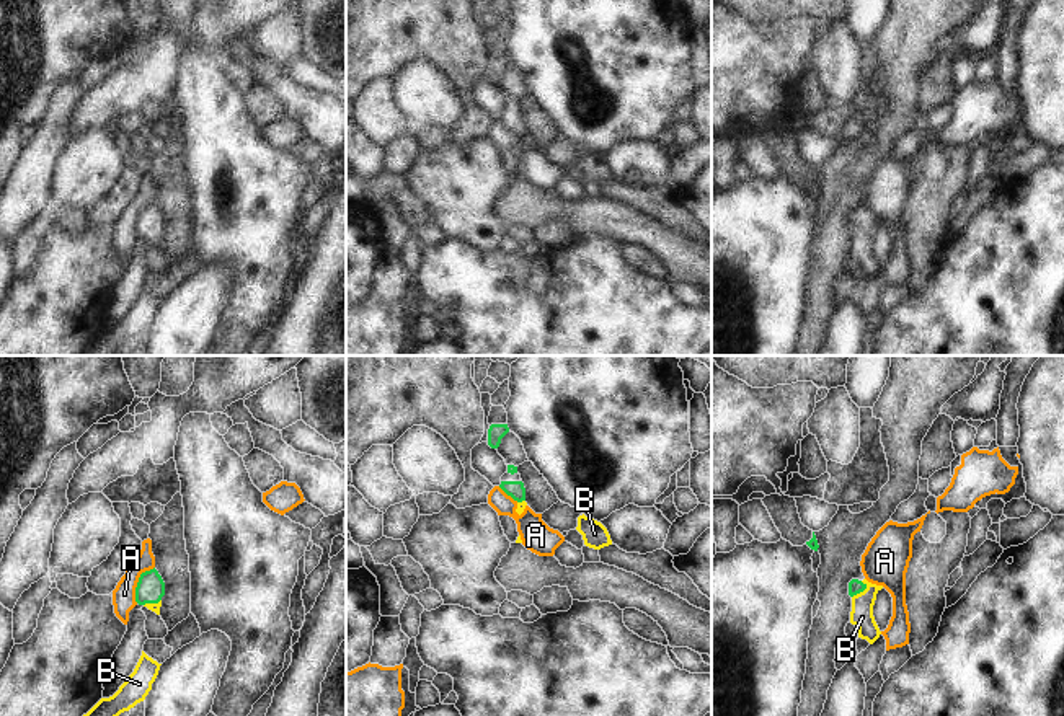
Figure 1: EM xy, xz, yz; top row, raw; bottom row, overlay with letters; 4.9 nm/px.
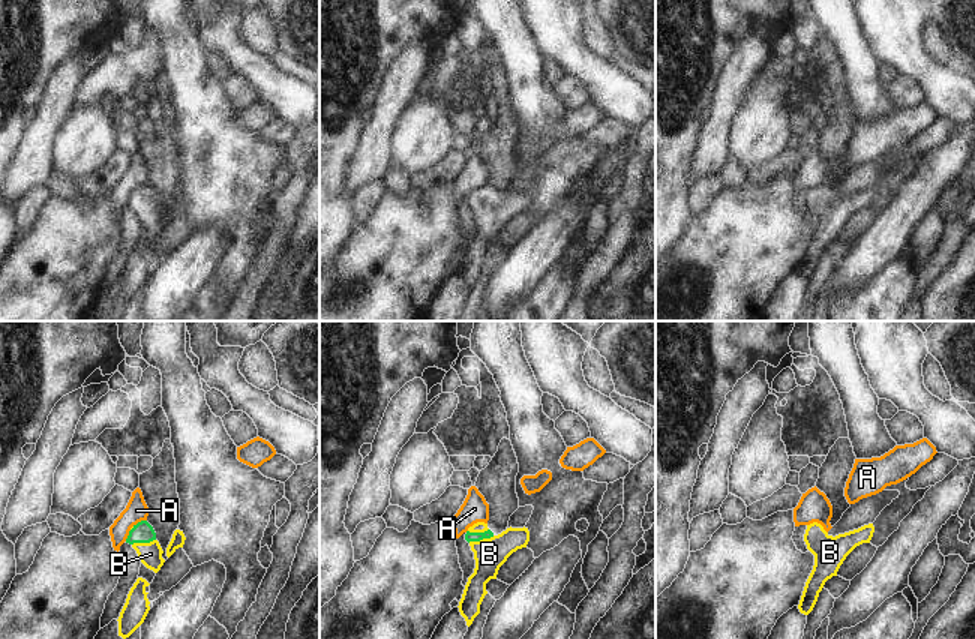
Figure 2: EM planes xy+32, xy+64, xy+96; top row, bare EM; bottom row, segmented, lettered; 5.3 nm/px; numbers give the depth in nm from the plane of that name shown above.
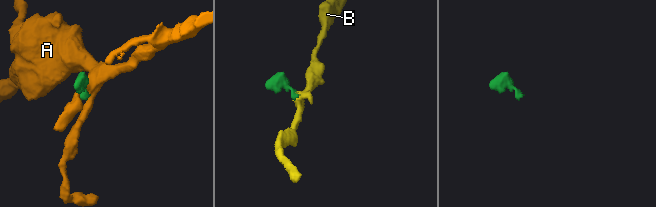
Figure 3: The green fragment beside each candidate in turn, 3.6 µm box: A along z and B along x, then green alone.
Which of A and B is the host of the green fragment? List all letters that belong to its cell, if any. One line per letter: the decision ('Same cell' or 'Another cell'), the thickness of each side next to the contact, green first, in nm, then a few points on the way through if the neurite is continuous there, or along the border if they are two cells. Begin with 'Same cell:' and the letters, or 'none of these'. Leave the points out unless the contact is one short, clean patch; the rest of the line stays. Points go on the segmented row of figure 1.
Same cell: B
A: Another cell. Thickness 140 nm (green) against 110 nm. Boundary: xy (154, 566), (141, 574), (136, 587), (136, 602)
B: Same cell. Thickness 70 nm (green) against 110 nm. Path across: yz (855, 586), (860, 591), (862, 617)

